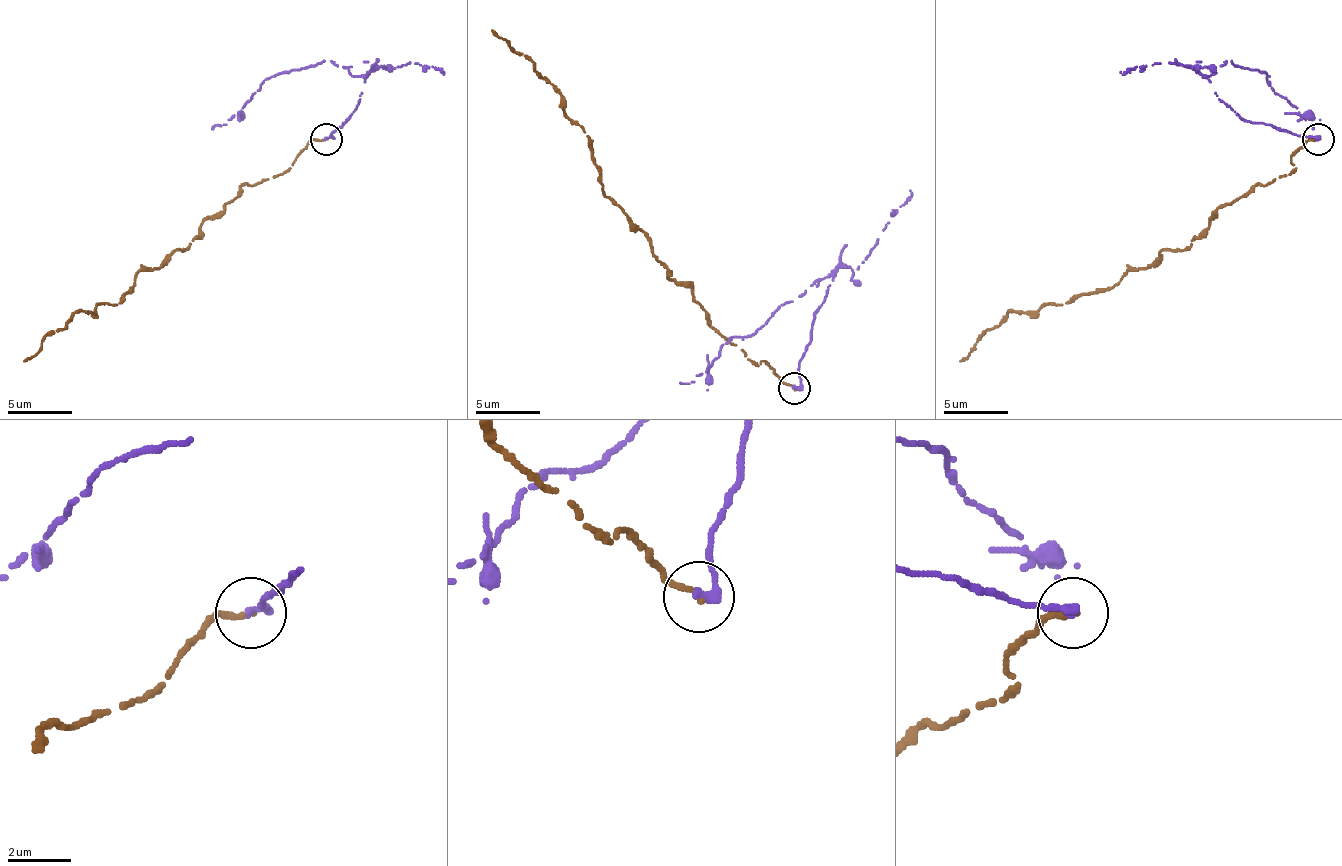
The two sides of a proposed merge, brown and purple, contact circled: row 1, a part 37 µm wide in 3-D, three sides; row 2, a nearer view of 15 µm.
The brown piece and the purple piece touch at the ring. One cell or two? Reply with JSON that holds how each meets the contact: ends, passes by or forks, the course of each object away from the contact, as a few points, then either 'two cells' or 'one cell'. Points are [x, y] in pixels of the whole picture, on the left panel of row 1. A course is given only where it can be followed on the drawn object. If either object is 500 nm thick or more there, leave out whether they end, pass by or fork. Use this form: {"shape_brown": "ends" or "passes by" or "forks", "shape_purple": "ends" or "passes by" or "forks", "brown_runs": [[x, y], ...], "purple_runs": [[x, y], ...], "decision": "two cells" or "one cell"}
{"shape_brown": "ends", "shape_purple": "ends", "brown_runs": [[327, 138], [311, 141], [282, 173], [246, 183], [188, 247], [137, 273], [118, 305], [76, 312], [24, 360]], "purple_runs": [[327, 138], [346, 122], [362, 93], [362, 77], [320, 61], [266, 80], [227, 125], [211, 128]], "decision": "two cells"}

